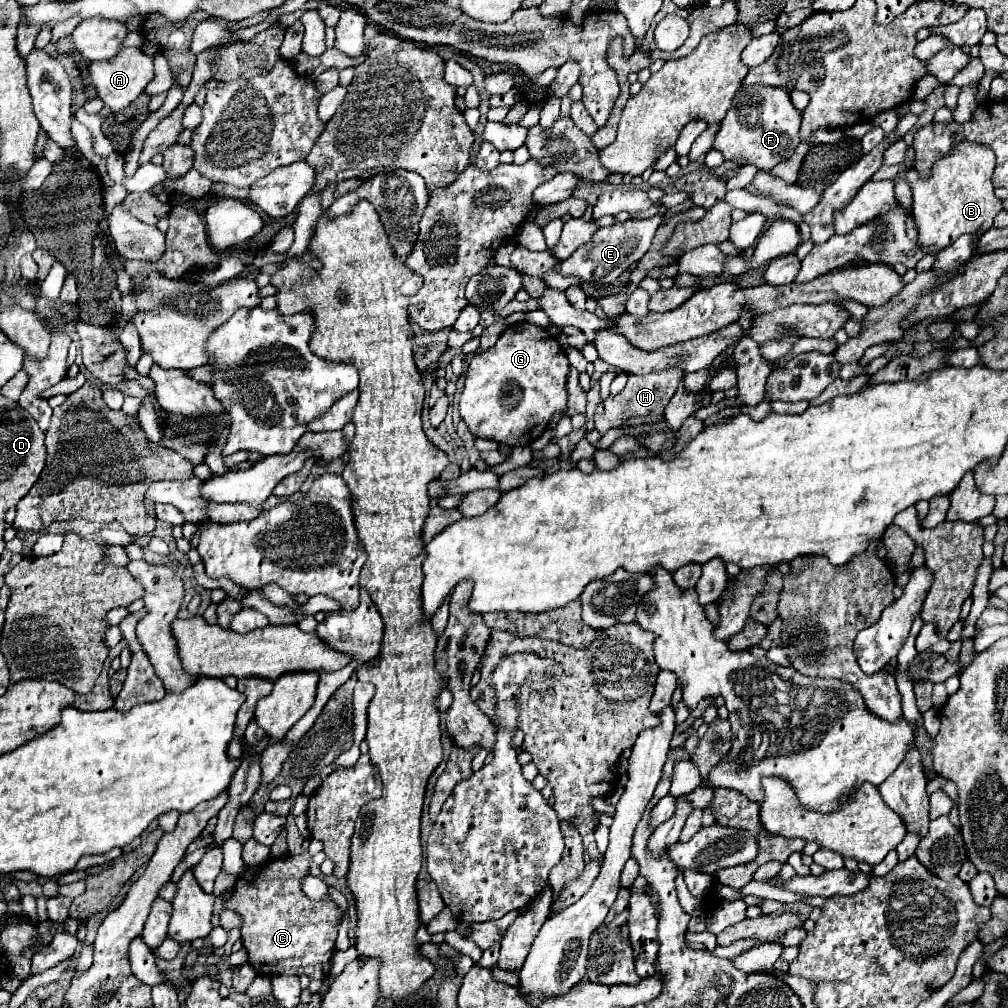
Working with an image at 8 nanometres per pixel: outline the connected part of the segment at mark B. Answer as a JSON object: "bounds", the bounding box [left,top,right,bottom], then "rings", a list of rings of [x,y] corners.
{"bounds":[906,141,1002,255],"rings":[[[960,141],[952,155],[942,157],[928,179],[922,179],[916,169],[910,169],[906,179],[912,187],[912,211],[920,231],[920,247],[936,255],[938,251],[952,245],[960,235],[970,233],[980,237],[986,233],[994,217],[1002,211],[1002,201],[994,195],[992,185],[994,173],[994,153],[984,145]]]}

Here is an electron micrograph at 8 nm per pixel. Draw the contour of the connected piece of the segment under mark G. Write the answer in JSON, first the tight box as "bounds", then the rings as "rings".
{"bounds":[458,321,570,447],"rings":[[[528,321],[510,325],[492,349],[472,357],[466,373],[466,387],[460,395],[460,405],[458,405],[460,417],[468,425],[474,437],[492,439],[508,447],[518,447],[518,445],[526,447],[546,431],[554,413],[566,411],[568,371],[570,371],[570,363],[554,335]]]}

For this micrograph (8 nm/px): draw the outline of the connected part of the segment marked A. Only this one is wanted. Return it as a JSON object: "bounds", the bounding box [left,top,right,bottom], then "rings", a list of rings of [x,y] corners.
{"bounds":[90,47,154,111],"rings":[[[124,47],[114,59],[94,61],[90,65],[90,83],[96,87],[98,97],[108,105],[112,111],[120,111],[130,105],[140,93],[144,93],[146,85],[154,79],[154,59],[146,55],[138,47]]]}

